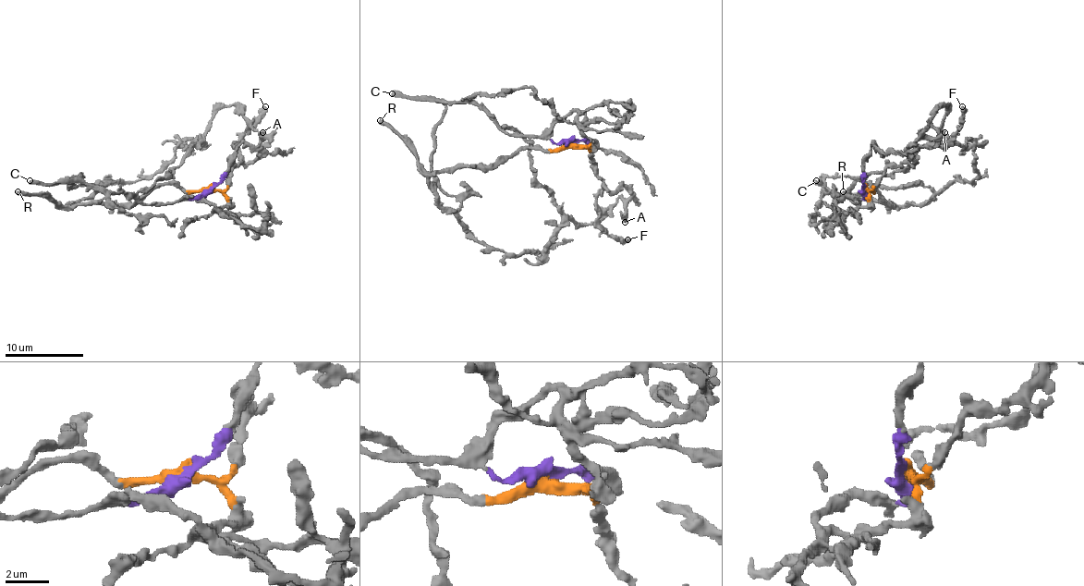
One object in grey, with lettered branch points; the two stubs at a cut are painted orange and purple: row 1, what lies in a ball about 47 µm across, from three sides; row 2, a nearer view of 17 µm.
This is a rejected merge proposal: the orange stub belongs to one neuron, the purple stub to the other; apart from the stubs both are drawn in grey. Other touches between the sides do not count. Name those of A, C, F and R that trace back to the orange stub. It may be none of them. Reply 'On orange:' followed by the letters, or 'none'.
On orange: A, F, R

